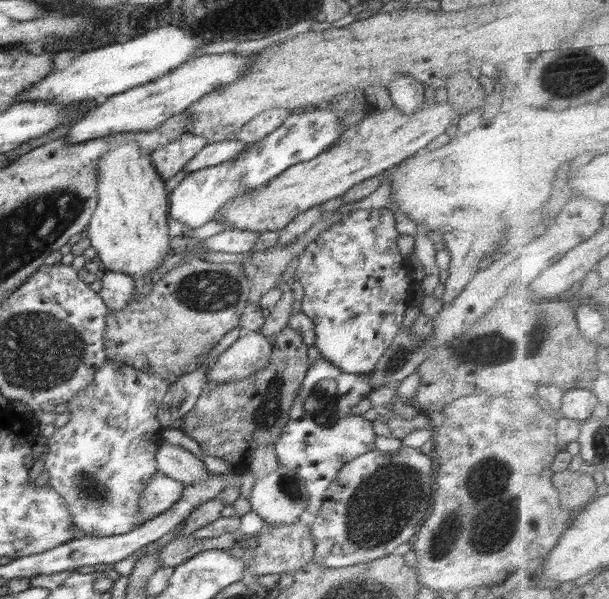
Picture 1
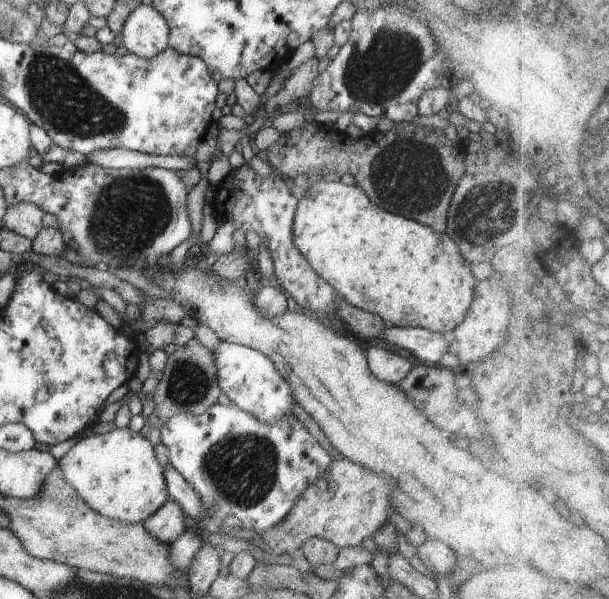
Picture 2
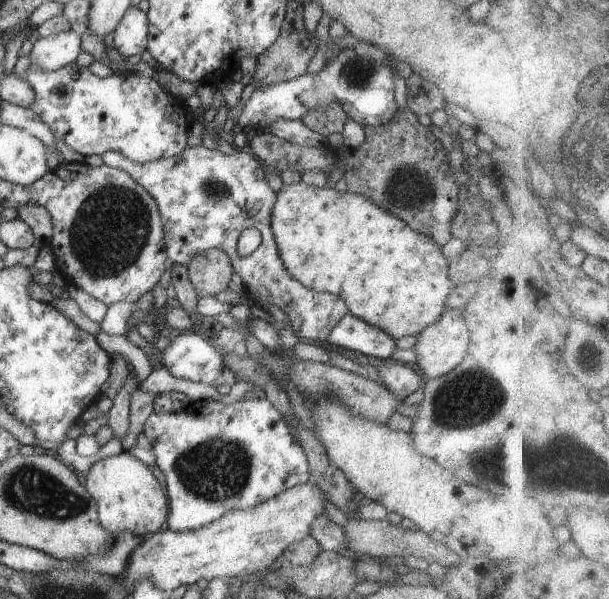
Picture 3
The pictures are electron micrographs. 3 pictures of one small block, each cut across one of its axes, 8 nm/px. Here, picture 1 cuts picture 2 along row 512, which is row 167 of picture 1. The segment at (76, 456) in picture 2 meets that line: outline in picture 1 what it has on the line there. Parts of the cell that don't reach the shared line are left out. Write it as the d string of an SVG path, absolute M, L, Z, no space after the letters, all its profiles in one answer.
M122 142L122 145L114 147L114 149L106 152L106 155L96 163L96 167L99 170L99 177L97 180L97 207L93 211L92 218L86 228L86 235L90 239L92 248L95 248L100 262L102 262L102 271L111 270L112 272L122 272L127 276L133 278L139 276L146 276L150 272L154 272L164 262L164 258L168 256L171 250L171 238L168 233L168 191L164 189L165 181L160 178L160 175L156 172L152 161L150 161L150 155L144 155L140 153L140 145L138 142Z

